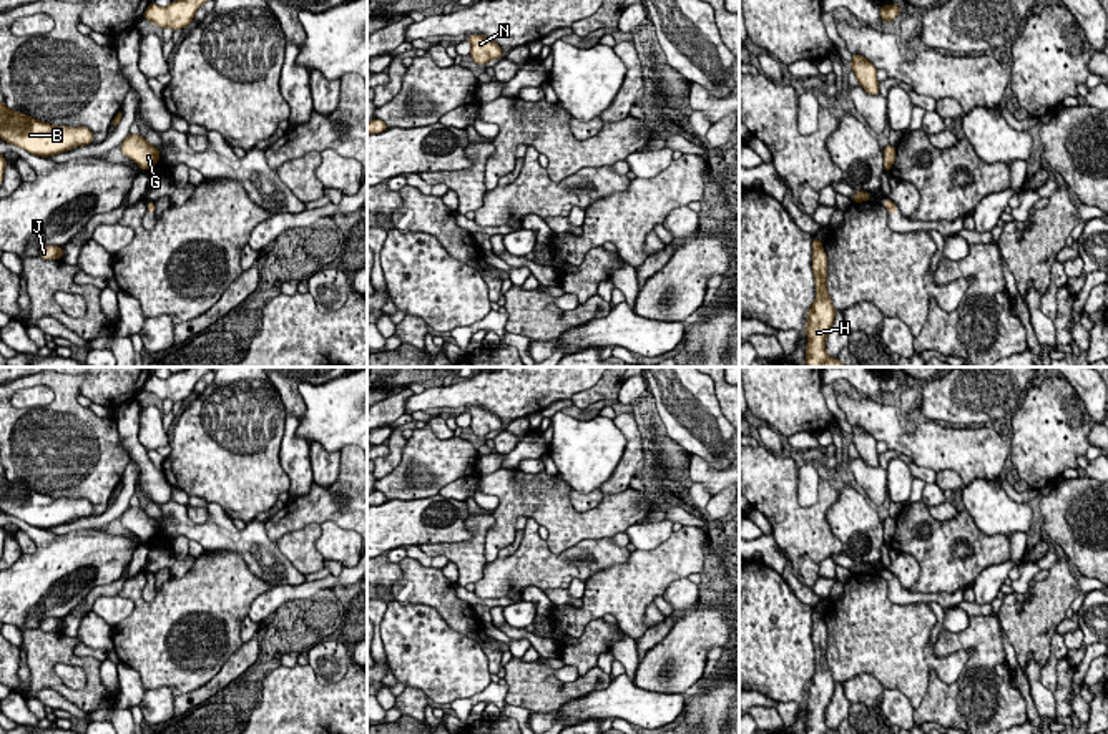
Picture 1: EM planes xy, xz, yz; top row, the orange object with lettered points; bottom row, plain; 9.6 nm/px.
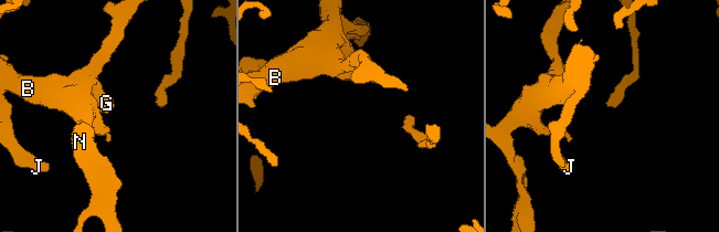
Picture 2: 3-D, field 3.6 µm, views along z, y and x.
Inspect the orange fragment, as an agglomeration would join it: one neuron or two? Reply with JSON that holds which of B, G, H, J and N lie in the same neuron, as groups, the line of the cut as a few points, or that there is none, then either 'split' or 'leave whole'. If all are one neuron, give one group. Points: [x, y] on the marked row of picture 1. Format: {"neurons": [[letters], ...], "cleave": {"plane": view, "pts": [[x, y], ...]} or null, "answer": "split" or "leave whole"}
{"neurons": [["B", "G", "H", "J", "N"]], "cleave": null, "answer": "leave whole"}

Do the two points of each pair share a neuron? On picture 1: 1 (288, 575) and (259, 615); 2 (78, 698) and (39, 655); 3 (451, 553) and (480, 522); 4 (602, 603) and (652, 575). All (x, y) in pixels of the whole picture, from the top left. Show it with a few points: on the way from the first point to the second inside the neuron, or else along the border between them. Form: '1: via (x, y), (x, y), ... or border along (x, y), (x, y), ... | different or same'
1: border along (304, 580), (298, 585), (271, 587) | different
2: via (65, 691), (42, 668) | same
3: via (460, 553), (477, 538), (479, 532) | same
4: via (613, 592), (628, 590), (640, 580) | same

